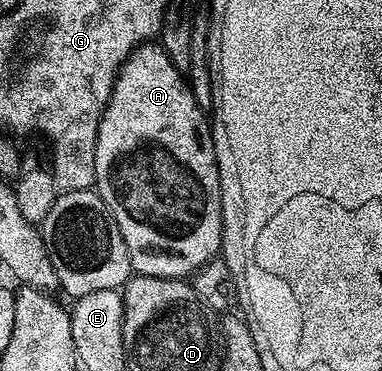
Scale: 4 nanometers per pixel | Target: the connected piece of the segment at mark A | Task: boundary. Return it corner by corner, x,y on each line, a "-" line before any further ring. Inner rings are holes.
145,44
136,47
132,51
132,55
120,66
120,72
116,75
116,83
112,85
112,95
98,124
94,172
96,173
94,189
100,195
100,199
108,205
112,219
116,221
122,232
122,240
126,240
132,269
136,274
184,280
195,274
196,270
202,268
211,258
217,257
221,253
224,221
220,211
220,173
216,163
216,145
212,139
210,118
194,100
191,85
186,81
185,75
171,63
170,56
160,44

